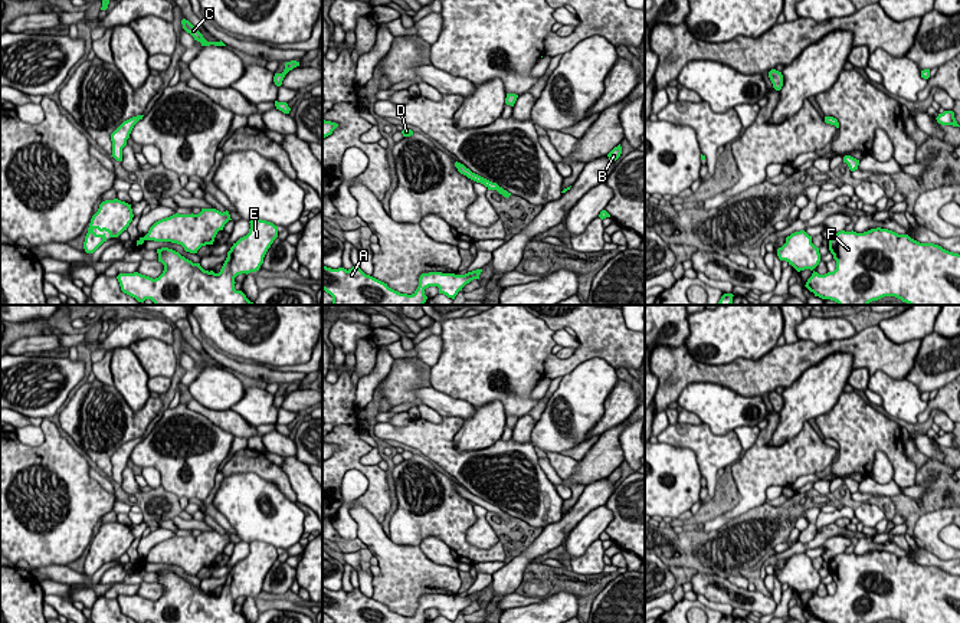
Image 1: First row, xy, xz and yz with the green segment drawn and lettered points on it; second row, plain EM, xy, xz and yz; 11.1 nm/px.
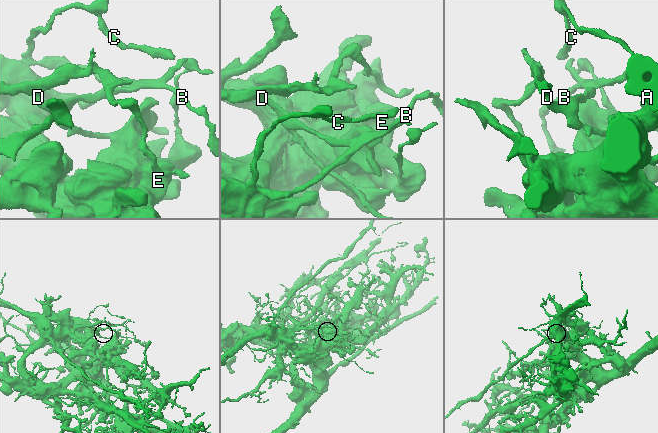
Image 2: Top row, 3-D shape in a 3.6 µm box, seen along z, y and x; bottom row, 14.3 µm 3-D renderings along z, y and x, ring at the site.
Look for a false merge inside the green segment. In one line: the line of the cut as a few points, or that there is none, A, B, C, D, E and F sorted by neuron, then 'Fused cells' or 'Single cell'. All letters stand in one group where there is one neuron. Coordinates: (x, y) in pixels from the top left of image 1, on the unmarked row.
Split along yz (825, 440), (832, 445). Groups: A B C E F / D. Fused cells

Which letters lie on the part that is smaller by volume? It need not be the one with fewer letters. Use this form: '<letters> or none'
D

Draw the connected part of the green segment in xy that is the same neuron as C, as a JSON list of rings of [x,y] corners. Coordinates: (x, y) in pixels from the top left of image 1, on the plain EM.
[[[186,341],[181,342],[181,347],[183,347],[183,351],[194,360],[194,363],[201,365],[201,368],[210,368],[210,367],[226,368],[222,363],[220,364],[207,364],[203,360],[203,357]]]

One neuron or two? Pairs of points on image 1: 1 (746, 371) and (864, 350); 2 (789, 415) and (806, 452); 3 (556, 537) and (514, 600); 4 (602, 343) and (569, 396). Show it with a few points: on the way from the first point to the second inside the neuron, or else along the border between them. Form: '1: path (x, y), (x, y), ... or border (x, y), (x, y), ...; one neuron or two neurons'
1: path (775, 369), (802, 354), (835, 347); one neuron
2: border (808, 420), (796, 435), (780, 445), (767, 443); two neurons
3: border (514, 592), (494, 602); two neurons
4: border (613, 367), (599, 357), (589, 357), (564, 376); two neurons

